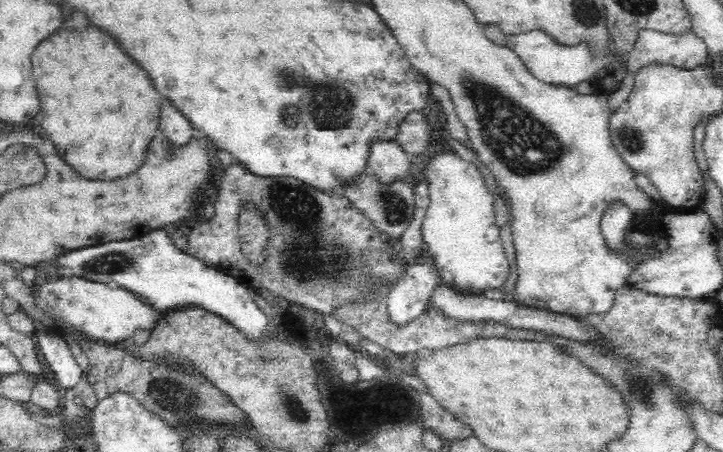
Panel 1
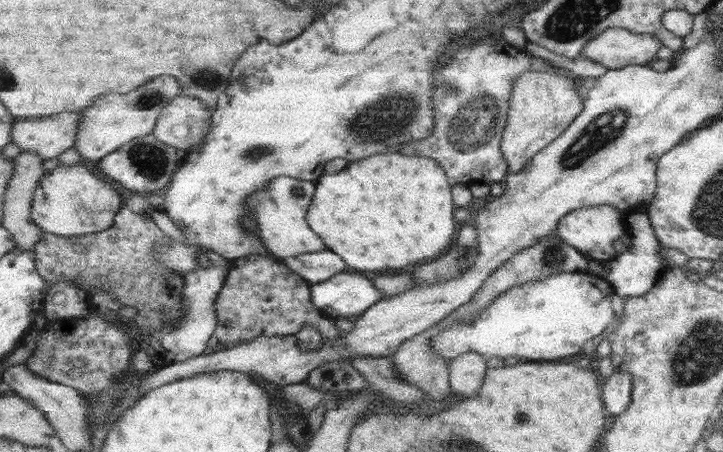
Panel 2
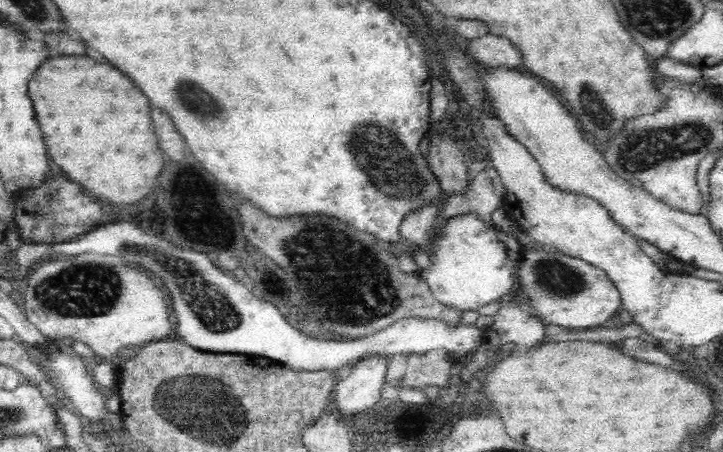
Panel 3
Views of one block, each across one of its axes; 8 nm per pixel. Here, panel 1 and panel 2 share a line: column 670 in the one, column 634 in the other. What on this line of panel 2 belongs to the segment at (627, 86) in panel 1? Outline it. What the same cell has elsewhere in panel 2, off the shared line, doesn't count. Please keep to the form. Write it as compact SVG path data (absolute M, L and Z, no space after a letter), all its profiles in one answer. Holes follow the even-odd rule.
M607 29L585 44L580 58L590 58L616 70L630 64L650 65L662 44L654 35L633 34L628 30Z

